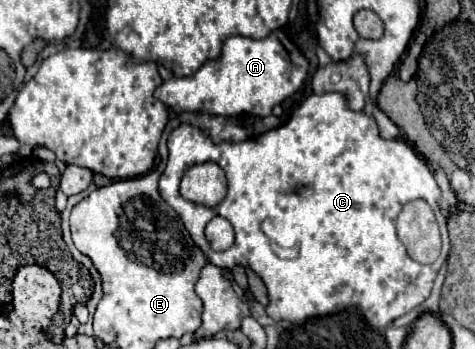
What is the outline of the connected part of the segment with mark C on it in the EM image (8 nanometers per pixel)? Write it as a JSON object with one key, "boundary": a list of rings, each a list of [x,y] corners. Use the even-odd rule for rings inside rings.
{"boundary":[[[340,93],[310,95],[292,113],[290,121],[242,143],[216,145],[204,131],[192,125],[180,125],[168,137],[168,151],[168,165],[160,177],[162,199],[178,213],[196,245],[208,255],[214,265],[232,269],[236,263],[240,263],[252,267],[262,277],[270,297],[266,311],[274,319],[300,323],[310,317],[330,315],[346,307],[354,307],[366,317],[370,325],[374,325],[376,329],[384,329],[394,319],[406,315],[428,299],[436,277],[434,270],[444,264],[450,251],[446,217],[442,215],[438,205],[440,189],[426,163],[404,141],[382,139],[376,121],[362,111],[348,111],[348,103]],[[206,161],[214,161],[216,165],[220,165],[228,177],[228,195],[216,209],[194,205],[178,193],[182,175],[192,165]],[[414,199],[424,199],[430,207],[436,207],[436,219],[442,239],[441,254],[436,266],[412,261],[406,255],[404,245],[396,237],[396,217],[402,207]],[[216,213],[228,219],[236,233],[234,247],[226,251],[214,251],[204,237],[204,227],[212,217],[216,217]],[[272,243],[278,243],[280,247],[298,245],[300,255],[296,259],[280,259],[270,249]]]}

